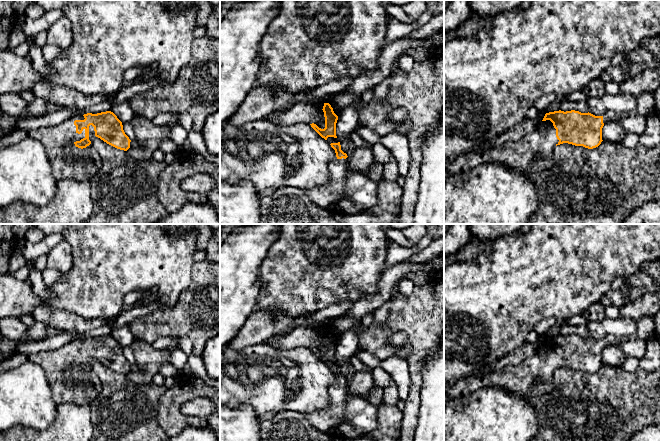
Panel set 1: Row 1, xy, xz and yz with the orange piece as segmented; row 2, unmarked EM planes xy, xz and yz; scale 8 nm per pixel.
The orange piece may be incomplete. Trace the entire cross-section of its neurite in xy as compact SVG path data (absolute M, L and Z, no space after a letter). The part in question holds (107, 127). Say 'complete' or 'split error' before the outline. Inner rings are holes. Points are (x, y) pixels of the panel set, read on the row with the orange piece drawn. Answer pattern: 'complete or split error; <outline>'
split error; M106 111L73 116L54 126L15 130L0 140L0 149L16 144L25 138L38 140L47 152L53 177L57 181L63 179L90 181L102 166L101 157L90 141L94 136L117 149L127 151L130 148L131 140L125 134L122 122L113 112Z

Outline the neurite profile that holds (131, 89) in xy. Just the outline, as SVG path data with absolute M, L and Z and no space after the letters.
M152 75L143 81L137 83L129 83L126 86L122 87L118 93L116 93L114 99L110 102L111 106L124 102L139 93L148 91L158 84L159 78Z

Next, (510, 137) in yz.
M540 115L534 120L524 120L520 125L516 125L497 138L489 142L486 147L498 149L501 146L514 145L518 140L530 133L541 122Z

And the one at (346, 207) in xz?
M349 200L340 202L338 209L344 214L359 214L365 212L364 210L357 209Z

